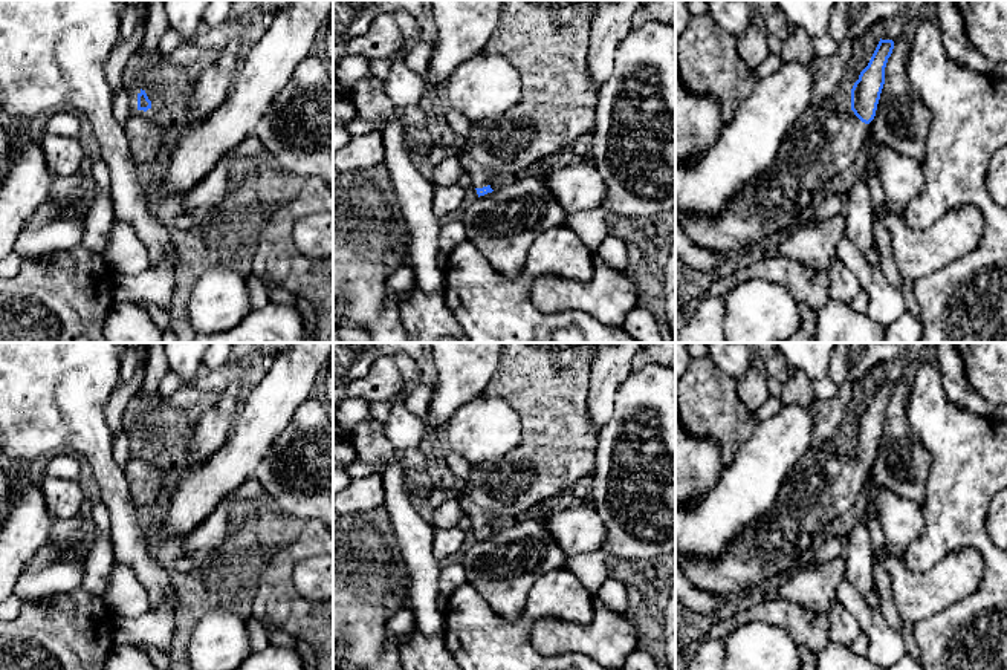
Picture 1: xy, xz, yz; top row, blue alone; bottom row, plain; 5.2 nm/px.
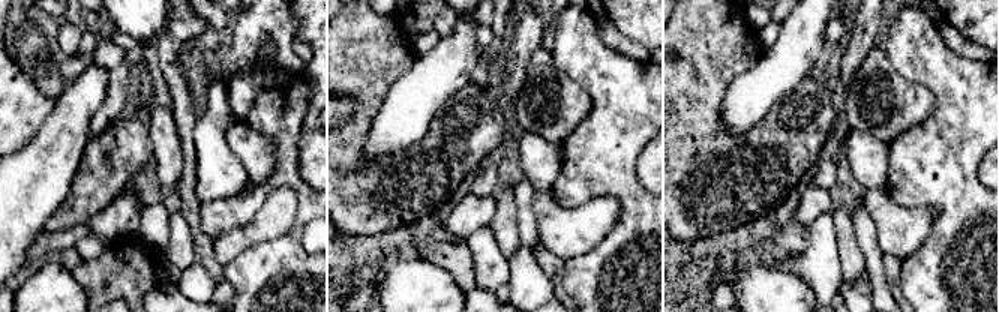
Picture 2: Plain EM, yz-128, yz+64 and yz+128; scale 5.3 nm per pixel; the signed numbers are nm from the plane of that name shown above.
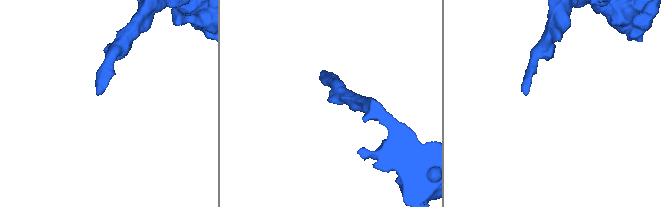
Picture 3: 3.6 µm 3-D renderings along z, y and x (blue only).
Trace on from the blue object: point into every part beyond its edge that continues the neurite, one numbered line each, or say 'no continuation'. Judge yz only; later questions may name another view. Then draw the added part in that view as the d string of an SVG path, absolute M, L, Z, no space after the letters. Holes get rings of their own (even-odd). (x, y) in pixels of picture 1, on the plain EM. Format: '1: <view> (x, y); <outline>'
1: yz (825, 482); M810 448L785 477L772 508L747 526L721 557L715 560L686 557L677 560L678 568L695 587L727 597L776 583L839 516L860 505L868 477L868 467L850 450Z

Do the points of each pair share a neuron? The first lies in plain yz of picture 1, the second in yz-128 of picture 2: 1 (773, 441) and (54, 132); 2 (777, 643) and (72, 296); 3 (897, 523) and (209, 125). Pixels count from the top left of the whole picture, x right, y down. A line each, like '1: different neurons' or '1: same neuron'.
1: same neuron
2: same neuron
3: same neuron

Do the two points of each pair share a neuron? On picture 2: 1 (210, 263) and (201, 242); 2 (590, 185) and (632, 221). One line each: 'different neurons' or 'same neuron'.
1: same neuron
2: same neuron

